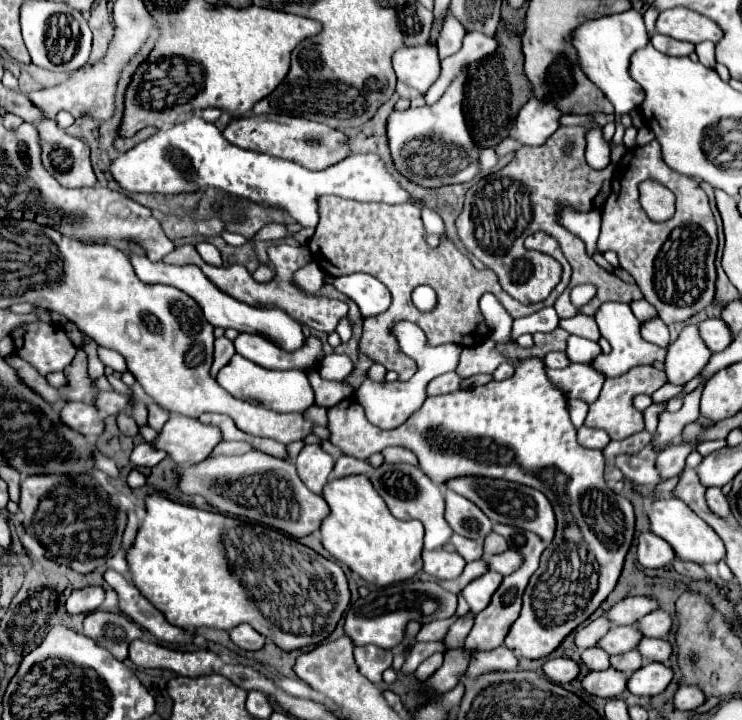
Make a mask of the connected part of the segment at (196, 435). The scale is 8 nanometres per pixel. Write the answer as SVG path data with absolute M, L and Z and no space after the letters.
M169 416L165 428L161 428L151 446L167 452L175 464L199 464L219 440L221 432L213 426L187 416Z

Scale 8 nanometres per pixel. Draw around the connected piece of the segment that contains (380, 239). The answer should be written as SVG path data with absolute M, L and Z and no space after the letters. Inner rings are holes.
M319 198L319 224L317 224L315 236L309 240L307 246L311 250L313 260L323 268L325 274L337 278L339 274L367 272L389 288L393 296L389 310L377 314L375 318L363 320L361 350L371 360L381 362L387 370L395 370L399 374L399 380L405 382L417 372L417 364L415 360L411 360L399 350L397 338L393 334L393 326L399 320L409 320L421 326L427 334L427 340L433 346L453 342L463 348L473 348L479 344L479 340L475 340L475 336L479 336L479 326L485 324L485 318L479 310L479 298L485 292L495 294L497 300L513 318L523 318L541 308L554 305L557 296L569 284L571 266L561 254L557 240L545 232L535 232L525 239L524 244L527 249L537 250L555 258L563 268L561 280L553 288L549 298L531 306L515 302L515 298L511 298L499 286L497 276L489 268L477 270L471 264L471 260L463 256L447 236L441 238L441 244L437 248L429 248L425 244L425 228L421 222L421 212L415 204L391 206L391 204L363 204L363 202L345 200L345 198ZM367 268L375 268L375 270L367 270ZM419 284L431 286L437 294L437 304L431 312L421 312L419 308L415 308L411 300L411 292Z

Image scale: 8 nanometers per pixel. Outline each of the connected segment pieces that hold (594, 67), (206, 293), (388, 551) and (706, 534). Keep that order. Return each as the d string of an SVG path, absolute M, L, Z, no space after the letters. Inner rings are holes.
M627 10L621 14L611 14L599 20L585 22L573 34L573 46L577 50L583 72L587 74L589 80L593 80L593 84L597 84L603 90L603 94L615 106L615 124L617 124L617 132L613 136L615 144L623 144L625 126L621 124L621 116L639 108L641 100L645 98L641 86L629 76L629 58L635 50L643 48L647 42L649 42L649 34L645 30L643 14L637 10Z
M129 254L129 260L133 264L135 274L149 284L167 284L167 286L175 286L179 290L183 290L185 294L189 294L203 310L203 317L209 324L213 326L221 326L221 328L233 328L237 332L249 332L249 334L261 334L265 338L269 338L271 342L275 342L279 348L283 350L297 350L303 346L305 336L301 332L301 324L297 320L293 320L287 312L277 310L277 308L255 308L249 304L243 304L239 300L235 300L233 296L221 292L213 282L207 280L207 276L193 264L185 264L185 266L169 266L165 262L151 262L147 256L137 256L137 254Z
M345 476L327 482L323 496L331 506L331 516L321 524L323 546L363 580L375 586L389 586L413 578L423 568L423 524L419 520L403 522L393 518L367 476Z
M663 498L663 500L653 502L651 512L649 512L653 534L667 540L673 546L673 550L677 552L677 558L681 558L681 560L689 560L689 562L697 562L697 564L715 564L715 562L719 562L725 556L723 540L683 500L681 502L673 502L673 500L675 498Z

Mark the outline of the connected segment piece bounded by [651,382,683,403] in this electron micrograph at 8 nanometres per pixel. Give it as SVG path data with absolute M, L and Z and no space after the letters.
M667 382L651 395L653 399L653 403L666 402L671 398L680 394L682 389L683 389L683 385L676 386Z

